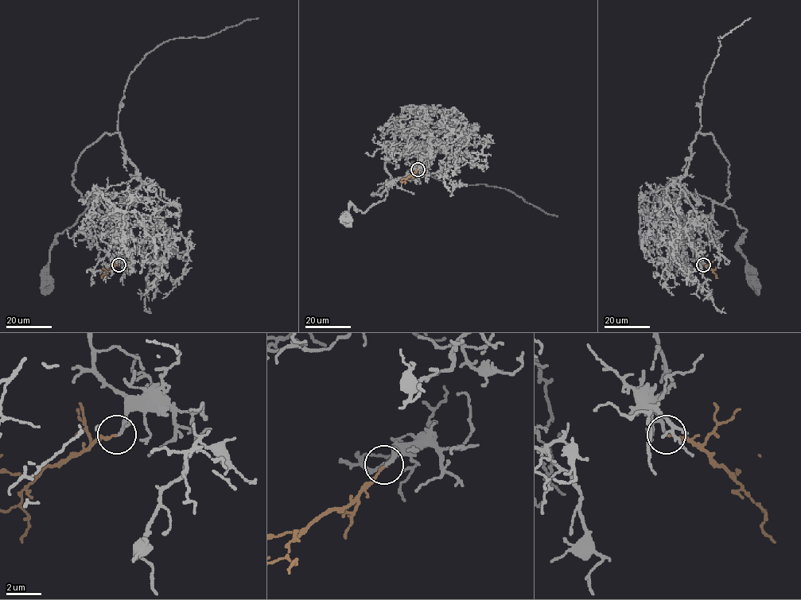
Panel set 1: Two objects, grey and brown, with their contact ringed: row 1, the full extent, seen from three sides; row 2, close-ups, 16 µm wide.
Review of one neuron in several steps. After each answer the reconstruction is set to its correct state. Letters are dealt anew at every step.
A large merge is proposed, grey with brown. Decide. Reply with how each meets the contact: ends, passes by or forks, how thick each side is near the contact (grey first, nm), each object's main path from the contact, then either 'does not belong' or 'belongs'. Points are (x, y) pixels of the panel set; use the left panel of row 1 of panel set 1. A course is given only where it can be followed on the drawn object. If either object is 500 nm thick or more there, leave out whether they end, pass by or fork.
grey ends; brown ends; calibres 180 and 140 nm; course grey (118, 265), (113, 236), (118, 224), (91, 203), (75, 223), (56, 237), (49, 252), (48, 273), (46, 280); course brown (118, 265), (109, 269), (101, 278); belongs

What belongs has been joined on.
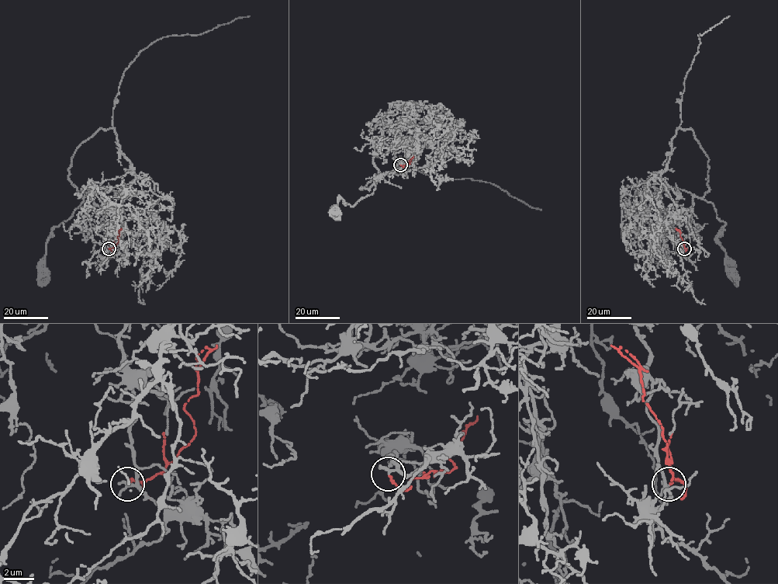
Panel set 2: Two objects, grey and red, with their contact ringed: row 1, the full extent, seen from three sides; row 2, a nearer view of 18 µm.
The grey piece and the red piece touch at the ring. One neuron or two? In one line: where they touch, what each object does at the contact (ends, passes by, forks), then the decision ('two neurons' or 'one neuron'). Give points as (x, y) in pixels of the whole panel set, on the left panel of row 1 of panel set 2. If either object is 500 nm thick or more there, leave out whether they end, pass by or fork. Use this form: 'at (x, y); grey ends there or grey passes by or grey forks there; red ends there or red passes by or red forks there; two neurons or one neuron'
at (108, 248); grey passes by; red ends there; two neurons

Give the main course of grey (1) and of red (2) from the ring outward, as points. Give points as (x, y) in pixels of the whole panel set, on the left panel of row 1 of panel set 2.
1: (108, 248), (108, 226), (113, 217), (86, 196), (70, 217), (52, 230), (46, 245), (45, 265), (43, 272)
2: (108, 248), (118, 242), (117, 237), (122, 228)

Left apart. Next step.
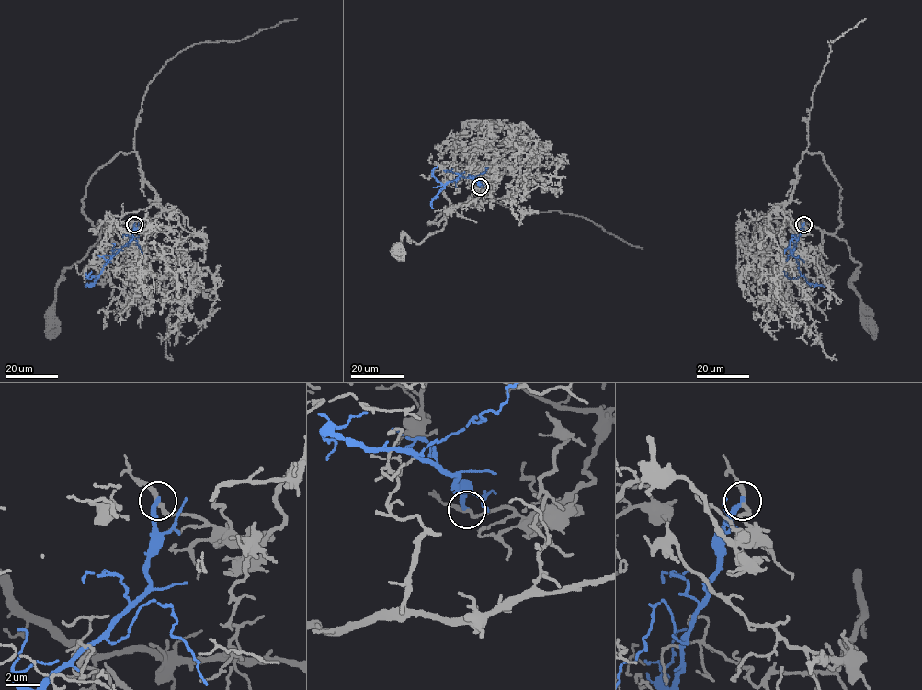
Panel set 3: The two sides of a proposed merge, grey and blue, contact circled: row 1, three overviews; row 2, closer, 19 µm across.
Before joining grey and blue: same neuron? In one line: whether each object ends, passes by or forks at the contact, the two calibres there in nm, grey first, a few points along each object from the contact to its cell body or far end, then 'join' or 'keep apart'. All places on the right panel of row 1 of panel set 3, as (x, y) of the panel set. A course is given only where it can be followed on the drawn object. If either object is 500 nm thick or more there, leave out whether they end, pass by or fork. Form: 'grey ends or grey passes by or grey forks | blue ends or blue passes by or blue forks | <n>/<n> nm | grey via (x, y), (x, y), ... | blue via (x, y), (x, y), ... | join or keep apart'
grey passes by | blue ends | 200/320 nm | grey via (803, 224), (802, 230), (783, 209), (764, 224), (803, 222), (842, 239), (860, 265), (851, 282), (868, 322) | blue via (803, 224), (794, 246), (794, 255), (799, 272), (808, 283), (825, 285) | keep apart

